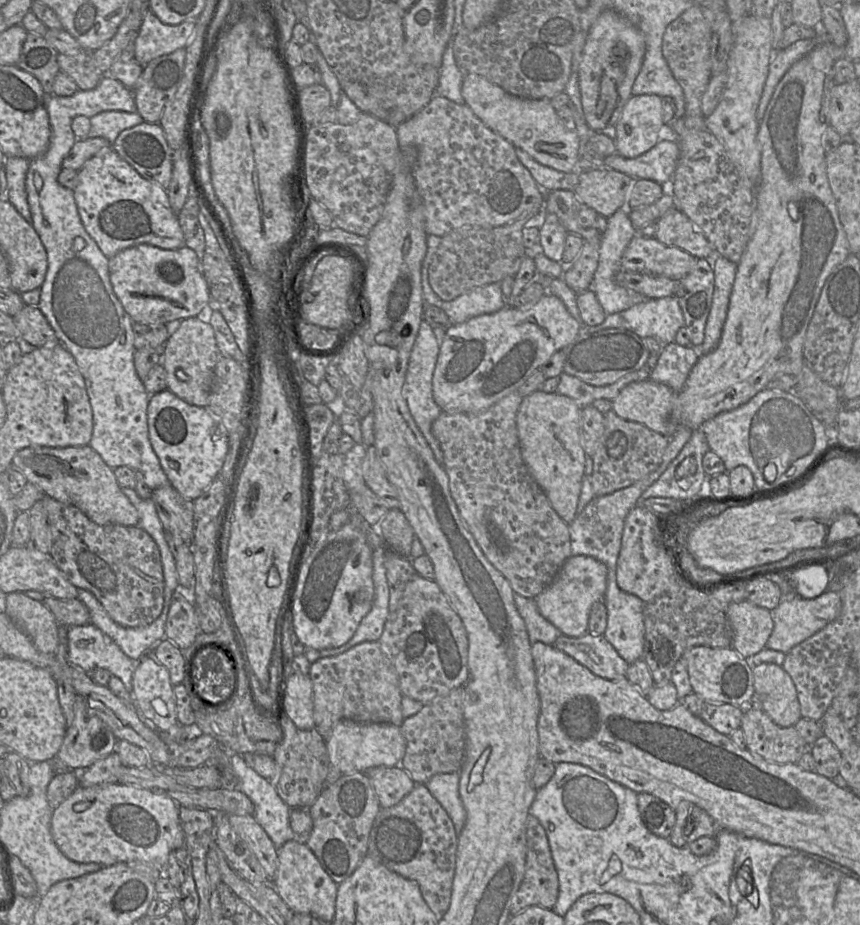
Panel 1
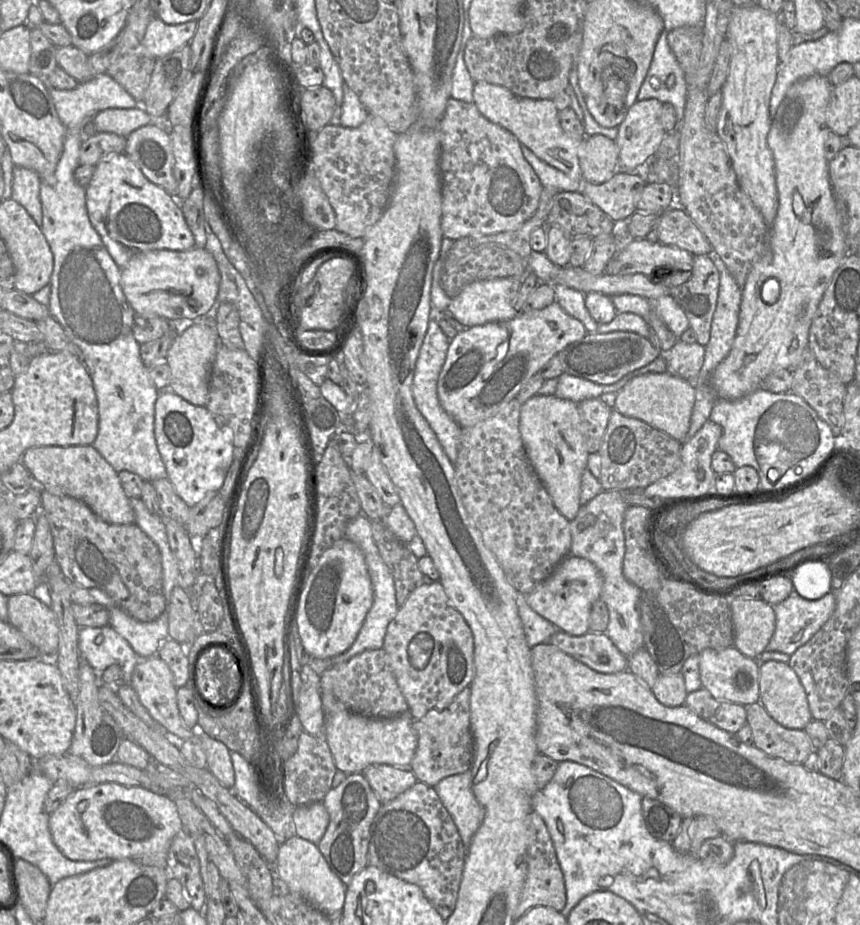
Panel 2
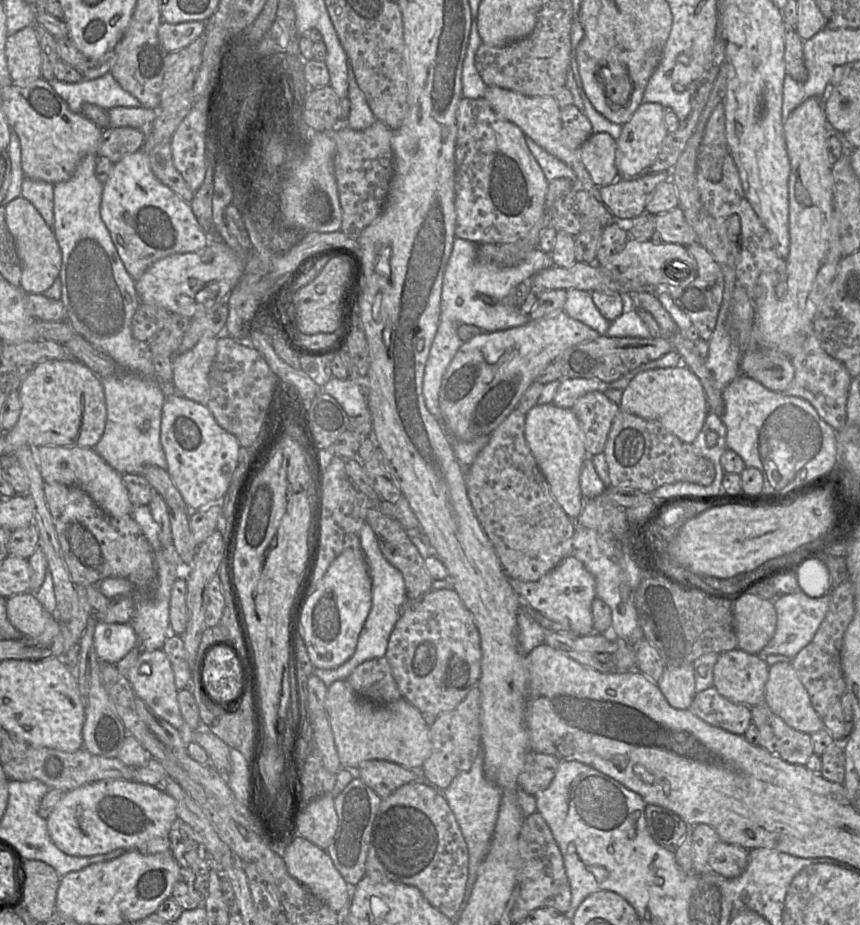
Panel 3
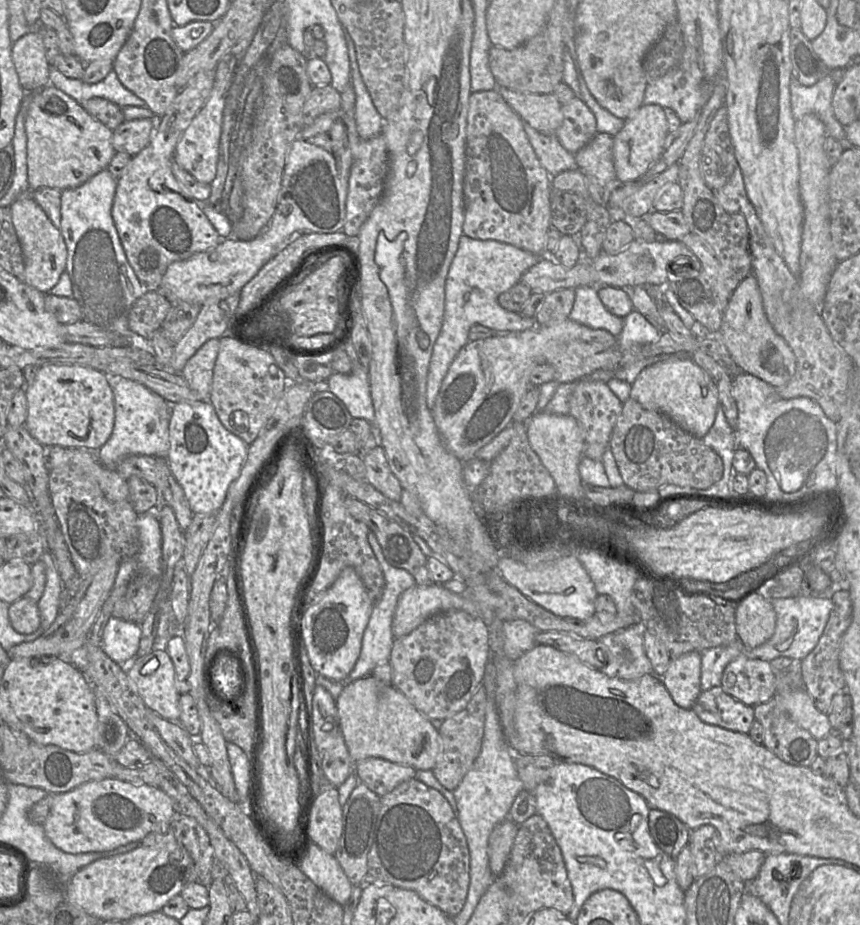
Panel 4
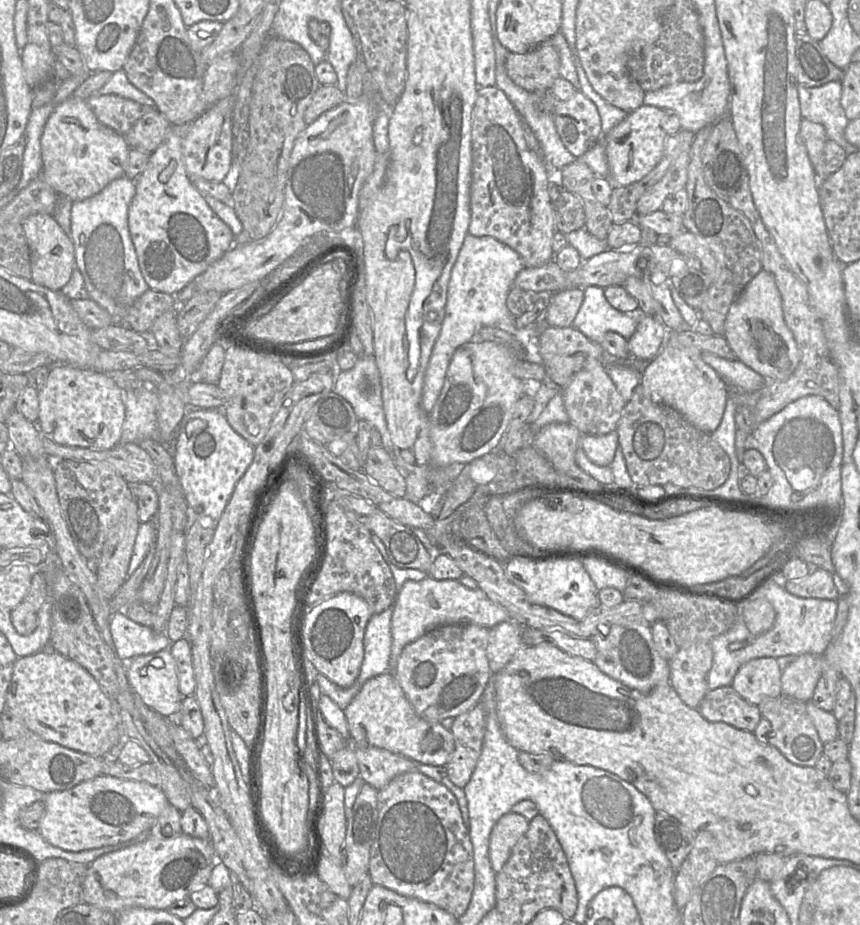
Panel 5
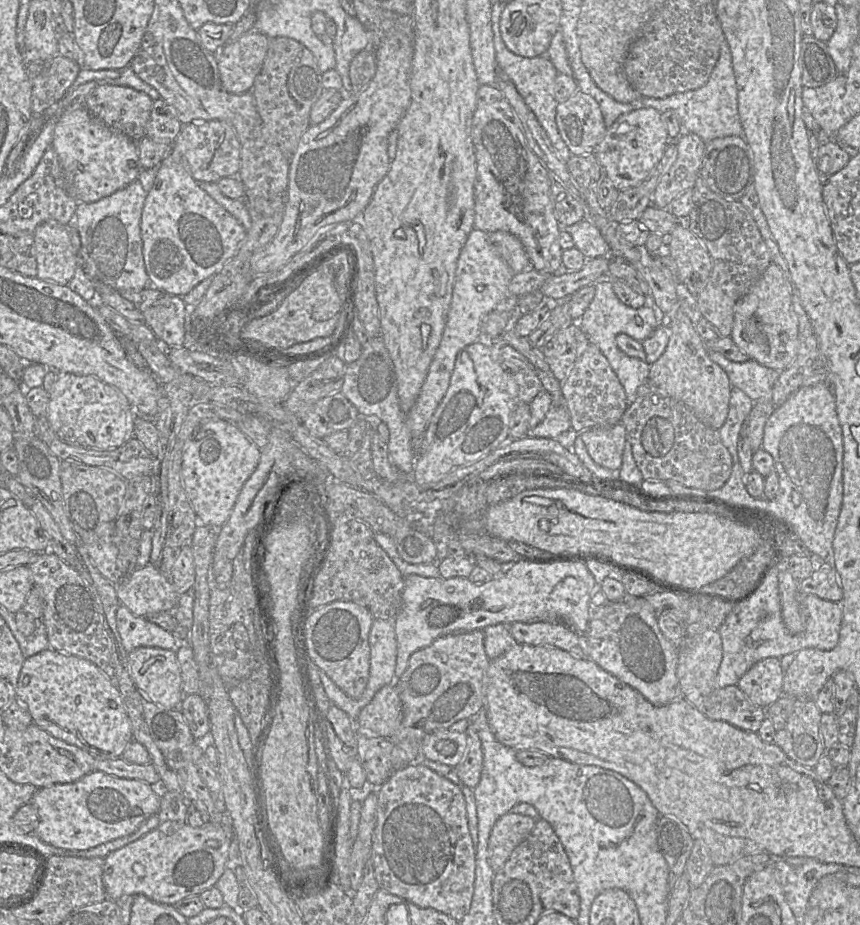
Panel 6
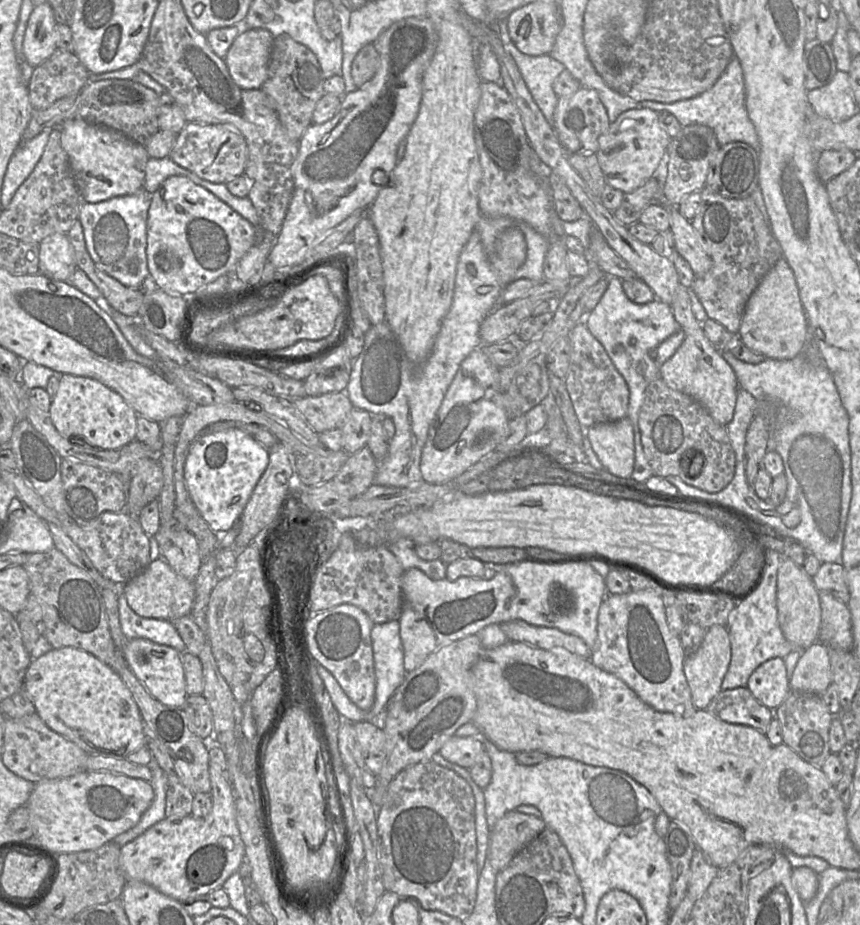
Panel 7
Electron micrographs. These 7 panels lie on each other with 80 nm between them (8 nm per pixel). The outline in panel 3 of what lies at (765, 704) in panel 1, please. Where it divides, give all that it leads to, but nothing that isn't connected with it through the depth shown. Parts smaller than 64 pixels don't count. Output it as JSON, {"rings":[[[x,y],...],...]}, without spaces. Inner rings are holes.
{"rings":[[[790,662],[769,667],[765,700],[771,711],[795,730],[812,734],[824,728],[806,688]]]}

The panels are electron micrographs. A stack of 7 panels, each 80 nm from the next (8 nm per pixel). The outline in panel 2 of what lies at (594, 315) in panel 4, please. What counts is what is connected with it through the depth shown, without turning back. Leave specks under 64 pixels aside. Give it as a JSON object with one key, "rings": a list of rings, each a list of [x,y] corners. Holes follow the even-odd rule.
{"rings":[[[554,283],[555,301],[570,316],[579,320],[588,333],[597,333],[599,324],[585,306],[585,294],[568,286]]]}

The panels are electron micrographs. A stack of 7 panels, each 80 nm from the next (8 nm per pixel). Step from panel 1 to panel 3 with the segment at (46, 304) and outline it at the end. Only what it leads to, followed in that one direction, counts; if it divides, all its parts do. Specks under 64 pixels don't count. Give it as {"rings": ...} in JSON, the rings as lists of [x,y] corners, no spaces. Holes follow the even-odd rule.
{"rings":[[[108,72],[96,79],[82,79],[77,83],[66,83],[56,78],[48,82],[64,99],[69,109],[81,113],[86,103],[95,104],[106,110],[114,107],[140,107],[141,102],[124,90]],[[96,154],[85,156],[70,179],[54,184],[54,220],[51,228],[62,254],[58,275],[62,290],[60,301],[66,310],[66,321],[75,333],[106,353],[117,364],[117,371],[114,374],[99,377],[104,388],[107,417],[103,435],[93,449],[119,474],[141,474],[146,466],[167,468],[160,442],[162,409],[166,396],[154,372],[148,341],[139,341],[132,334],[132,318],[141,301],[135,288],[136,280],[126,270],[100,215],[104,183],[96,176],[97,161]]]}

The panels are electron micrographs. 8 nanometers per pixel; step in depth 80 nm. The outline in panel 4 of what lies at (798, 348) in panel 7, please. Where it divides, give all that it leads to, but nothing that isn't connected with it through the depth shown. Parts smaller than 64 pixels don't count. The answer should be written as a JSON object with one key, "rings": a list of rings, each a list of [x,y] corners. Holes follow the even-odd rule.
{"rings":[[[753,274],[743,279],[733,291],[723,313],[718,337],[741,372],[755,376],[775,388],[784,386],[794,376],[795,355],[769,322],[758,282]]]}

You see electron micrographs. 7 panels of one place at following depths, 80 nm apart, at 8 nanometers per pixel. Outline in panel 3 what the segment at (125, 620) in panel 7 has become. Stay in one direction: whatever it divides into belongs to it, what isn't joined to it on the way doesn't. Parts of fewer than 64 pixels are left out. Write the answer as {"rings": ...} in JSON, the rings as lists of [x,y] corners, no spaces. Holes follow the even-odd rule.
{"rings":[[[97,622],[93,640],[99,660],[113,665],[138,645],[137,635],[129,623]]]}

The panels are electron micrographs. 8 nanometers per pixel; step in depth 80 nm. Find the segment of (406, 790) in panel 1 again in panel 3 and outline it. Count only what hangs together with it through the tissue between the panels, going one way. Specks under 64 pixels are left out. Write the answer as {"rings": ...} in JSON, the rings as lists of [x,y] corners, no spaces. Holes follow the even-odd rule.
{"rings":[[[369,760],[358,769],[361,780],[381,799],[387,798],[396,789],[410,782],[423,783],[444,796],[444,789],[431,783],[422,768],[406,768],[386,760]]]}

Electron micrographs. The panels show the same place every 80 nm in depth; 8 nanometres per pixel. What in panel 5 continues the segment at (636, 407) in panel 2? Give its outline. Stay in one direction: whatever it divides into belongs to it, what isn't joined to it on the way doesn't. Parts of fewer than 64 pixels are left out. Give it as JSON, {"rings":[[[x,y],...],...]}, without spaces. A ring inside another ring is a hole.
{"rings":[[[668,344],[642,371],[640,385],[653,402],[669,406],[679,412],[689,423],[704,433],[712,433],[723,417],[729,388],[727,383],[702,357],[701,352],[686,352]]]}

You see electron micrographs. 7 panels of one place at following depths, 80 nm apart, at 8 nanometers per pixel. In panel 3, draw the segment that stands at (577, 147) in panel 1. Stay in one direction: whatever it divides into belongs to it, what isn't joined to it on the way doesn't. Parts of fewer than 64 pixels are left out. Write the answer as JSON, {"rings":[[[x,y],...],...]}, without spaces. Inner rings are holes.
{"rings":[[[487,86],[483,97],[489,102],[493,111],[501,118],[516,124],[548,153],[565,162],[575,173],[578,187],[594,191],[599,188],[594,185],[591,176],[579,158],[579,149],[572,148],[567,141],[561,122],[561,108],[554,96],[527,96],[519,92],[496,86]]]}

